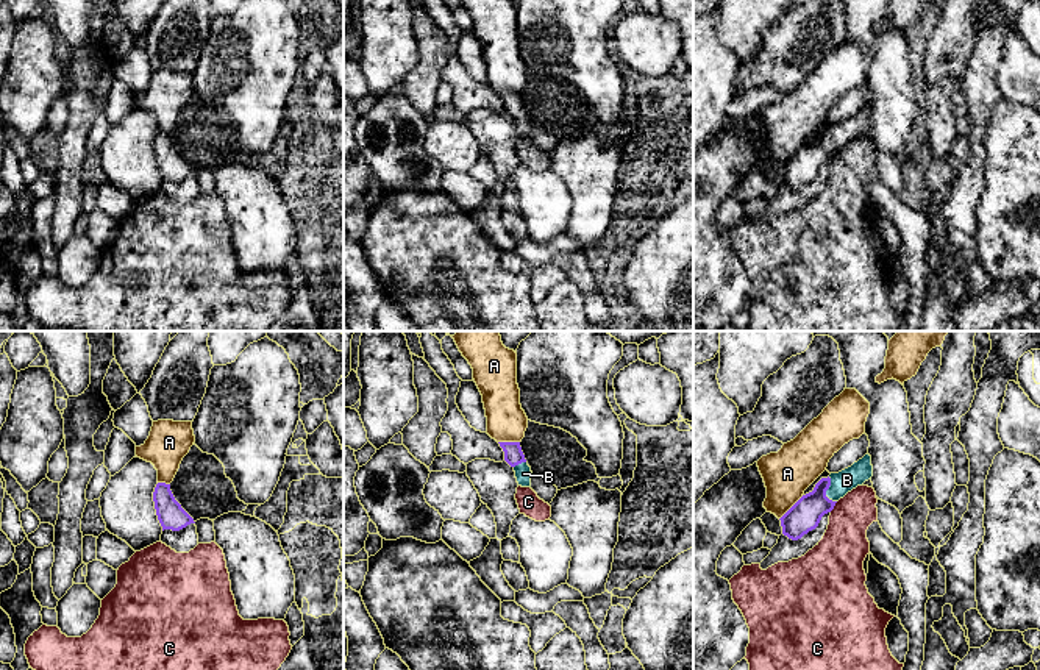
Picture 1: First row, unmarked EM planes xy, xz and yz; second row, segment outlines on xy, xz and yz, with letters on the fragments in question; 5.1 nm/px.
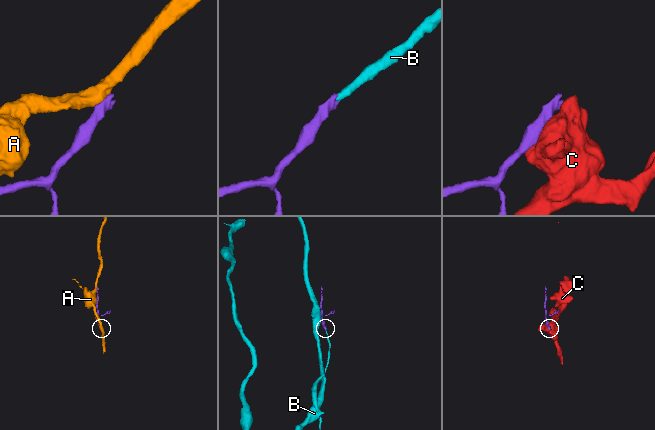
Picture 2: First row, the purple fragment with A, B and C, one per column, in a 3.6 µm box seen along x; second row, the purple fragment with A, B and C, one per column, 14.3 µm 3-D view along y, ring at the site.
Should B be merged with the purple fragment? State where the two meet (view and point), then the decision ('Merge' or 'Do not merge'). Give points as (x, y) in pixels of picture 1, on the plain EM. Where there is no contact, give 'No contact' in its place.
Touches purple at yz (826, 139). Merge

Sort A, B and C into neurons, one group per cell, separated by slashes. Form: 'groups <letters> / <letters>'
groups A / B / C

